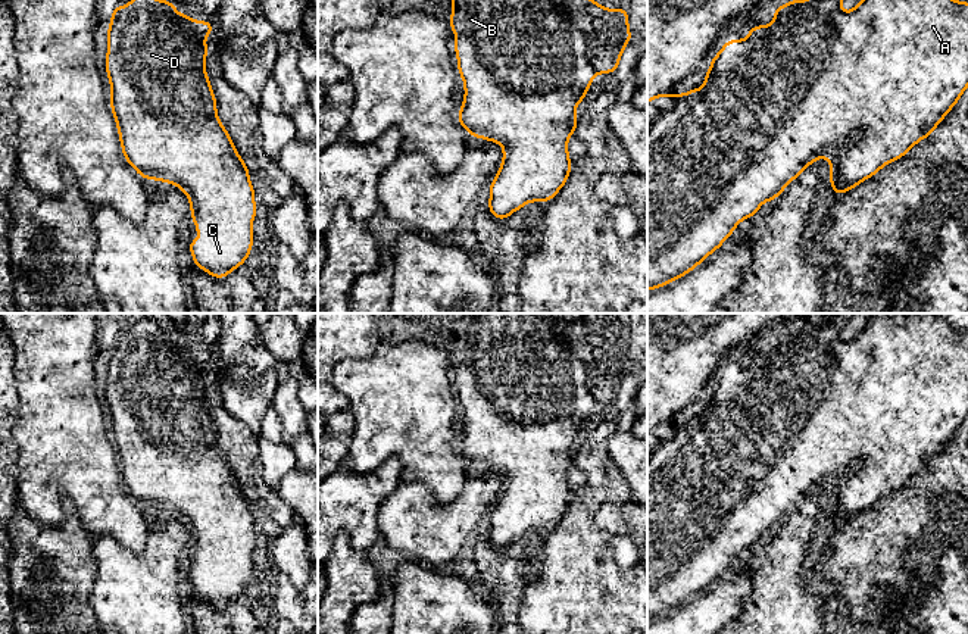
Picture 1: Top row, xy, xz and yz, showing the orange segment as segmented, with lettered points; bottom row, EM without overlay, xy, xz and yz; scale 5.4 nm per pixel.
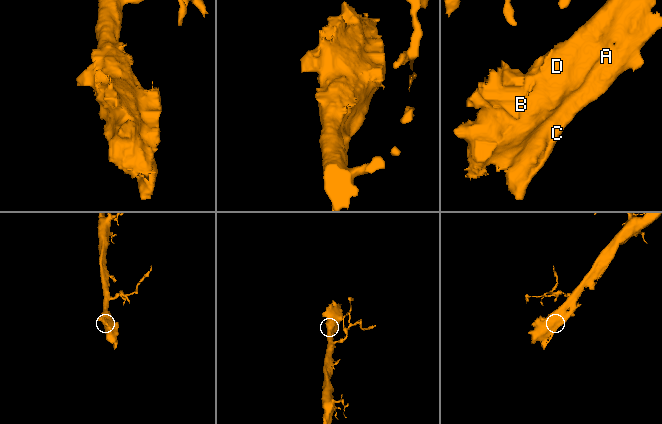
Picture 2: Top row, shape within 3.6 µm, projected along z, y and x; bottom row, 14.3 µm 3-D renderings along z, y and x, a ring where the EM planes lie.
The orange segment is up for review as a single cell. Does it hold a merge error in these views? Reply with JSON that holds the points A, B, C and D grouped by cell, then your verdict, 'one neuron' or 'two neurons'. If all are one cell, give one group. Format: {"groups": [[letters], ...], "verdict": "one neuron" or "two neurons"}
{"groups": [["A", "B", "C", "D"]], "verdict": "one neuron"}

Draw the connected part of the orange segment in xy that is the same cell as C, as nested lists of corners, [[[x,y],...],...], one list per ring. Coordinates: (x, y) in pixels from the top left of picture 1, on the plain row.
[[[137,324],[124,337],[115,335],[112,340],[112,349],[107,360],[107,385],[106,385],[106,400],[109,413],[112,416],[110,437],[113,441],[115,452],[118,455],[119,469],[122,475],[122,484],[127,491],[141,505],[144,509],[157,509],[163,512],[171,512],[179,516],[190,530],[191,544],[190,547],[196,552],[196,562],[202,566],[200,569],[188,571],[188,578],[191,580],[193,591],[215,608],[225,608],[229,602],[237,599],[249,587],[253,575],[253,560],[252,553],[256,546],[255,534],[255,518],[250,512],[250,502],[246,491],[238,485],[237,478],[228,463],[222,456],[218,441],[216,428],[210,416],[204,399],[204,388],[210,381],[206,377],[204,368],[213,360],[213,352],[193,350],[188,344],[181,344],[175,340],[175,334],[168,330],[156,330],[153,324]]]

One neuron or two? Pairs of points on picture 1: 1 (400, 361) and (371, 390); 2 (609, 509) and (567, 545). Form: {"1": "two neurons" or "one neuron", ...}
{"1": "one neuron", "2": "two neurons"}

